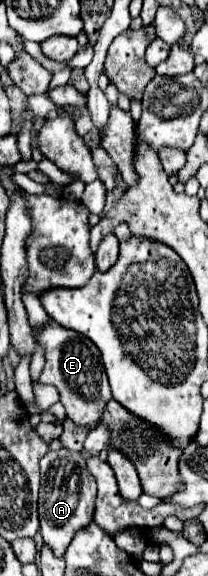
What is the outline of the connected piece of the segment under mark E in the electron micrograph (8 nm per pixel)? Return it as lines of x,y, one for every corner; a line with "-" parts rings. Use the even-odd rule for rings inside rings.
50,320
40,330
40,342
46,348
46,366
40,374
42,384
52,384
60,392
60,402
66,408
66,416
84,428
94,428
100,424
106,404
112,400
108,386
108,376
102,364
100,350
82,334
62,328
58,322

